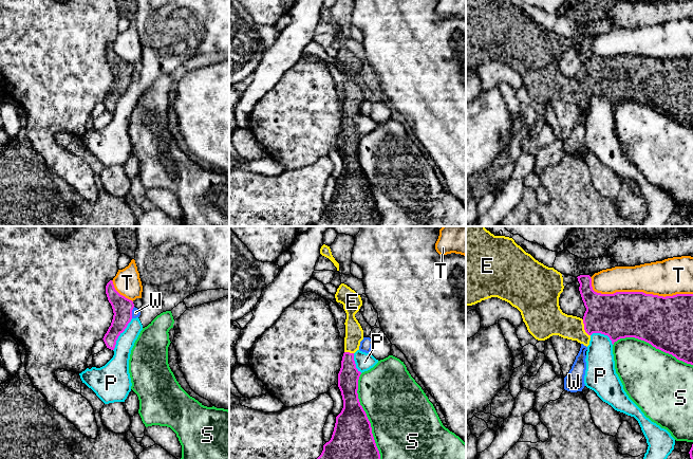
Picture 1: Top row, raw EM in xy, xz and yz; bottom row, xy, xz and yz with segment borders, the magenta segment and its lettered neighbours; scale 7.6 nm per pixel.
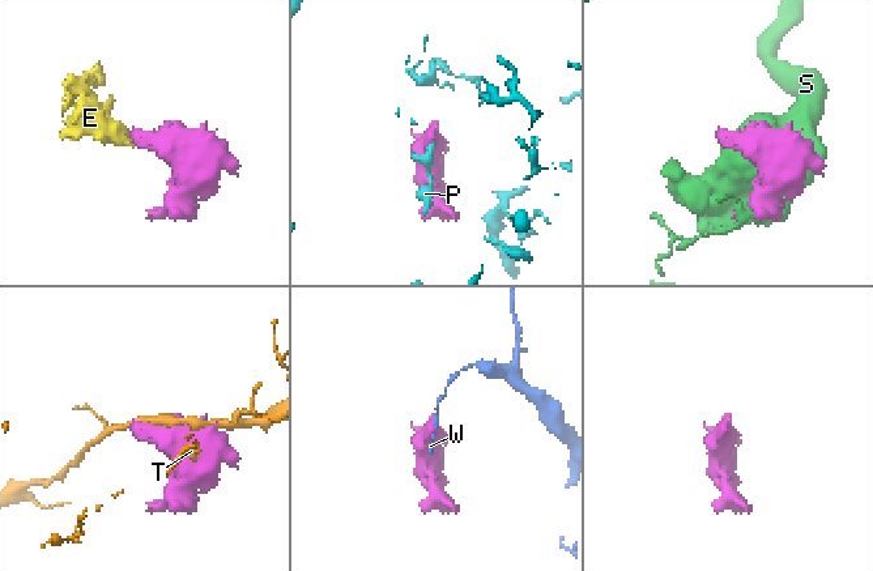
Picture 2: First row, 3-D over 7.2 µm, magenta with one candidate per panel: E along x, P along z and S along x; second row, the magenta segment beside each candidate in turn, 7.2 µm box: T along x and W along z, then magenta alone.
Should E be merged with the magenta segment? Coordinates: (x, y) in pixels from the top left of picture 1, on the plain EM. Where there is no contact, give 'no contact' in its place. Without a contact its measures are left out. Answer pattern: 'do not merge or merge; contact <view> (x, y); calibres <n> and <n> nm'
merge; contact yz (584, 91); calibres 320 and 200 nm

